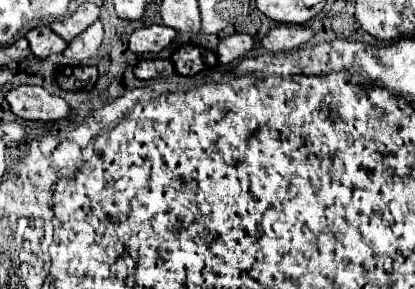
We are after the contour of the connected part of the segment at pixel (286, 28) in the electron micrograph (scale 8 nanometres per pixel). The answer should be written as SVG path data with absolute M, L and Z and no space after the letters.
M281 25L273 31L269 31L265 37L263 37L263 47L267 51L291 51L291 49L297 49L299 45L307 43L311 37L315 35L313 29L309 27L303 27L303 25Z

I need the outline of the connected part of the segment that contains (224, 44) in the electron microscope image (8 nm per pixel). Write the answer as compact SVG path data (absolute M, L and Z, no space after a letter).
M235 33L225 37L217 47L217 57L221 63L231 63L243 55L247 55L255 45L255 37L247 33Z

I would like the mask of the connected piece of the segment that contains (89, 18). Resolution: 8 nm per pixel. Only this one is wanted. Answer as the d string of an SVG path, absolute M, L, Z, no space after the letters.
M83 3L77 7L77 11L71 17L51 23L51 29L69 43L73 41L73 37L81 35L97 19L99 19L99 7L95 3Z

